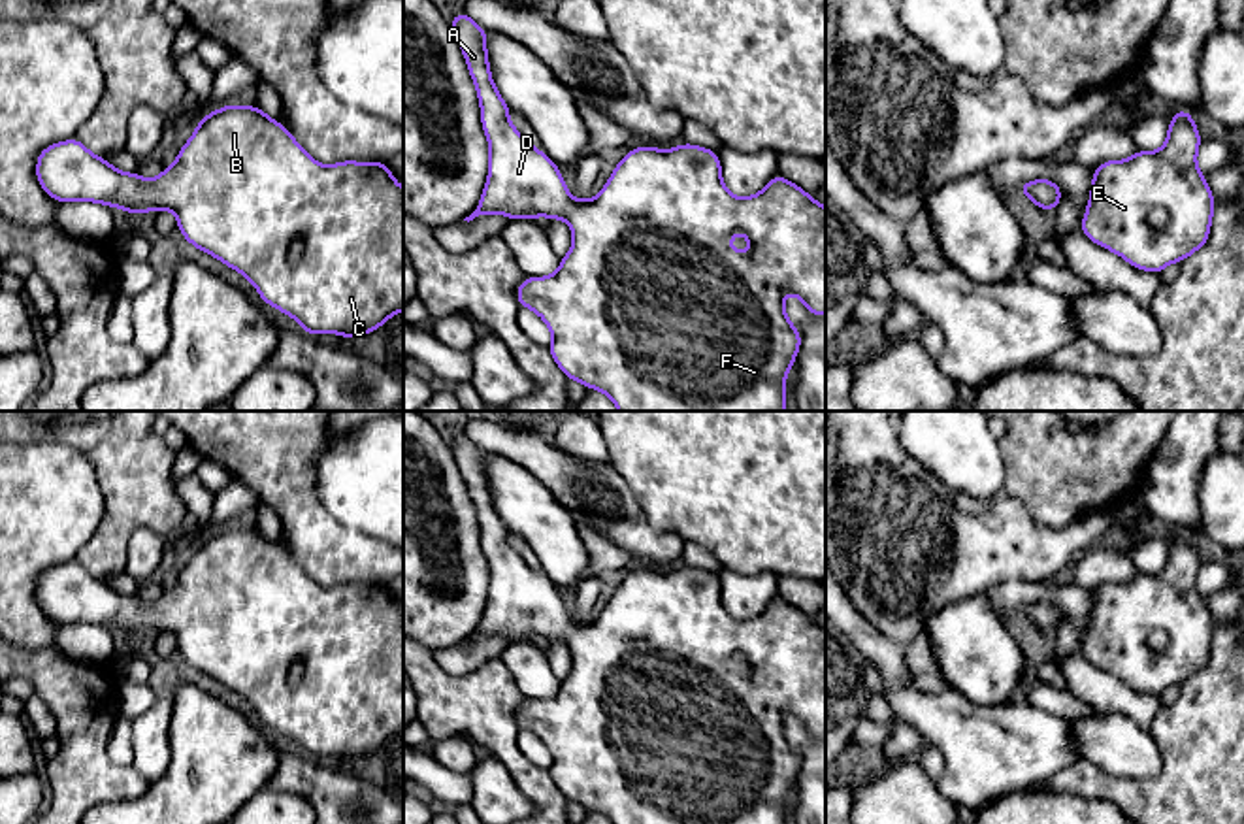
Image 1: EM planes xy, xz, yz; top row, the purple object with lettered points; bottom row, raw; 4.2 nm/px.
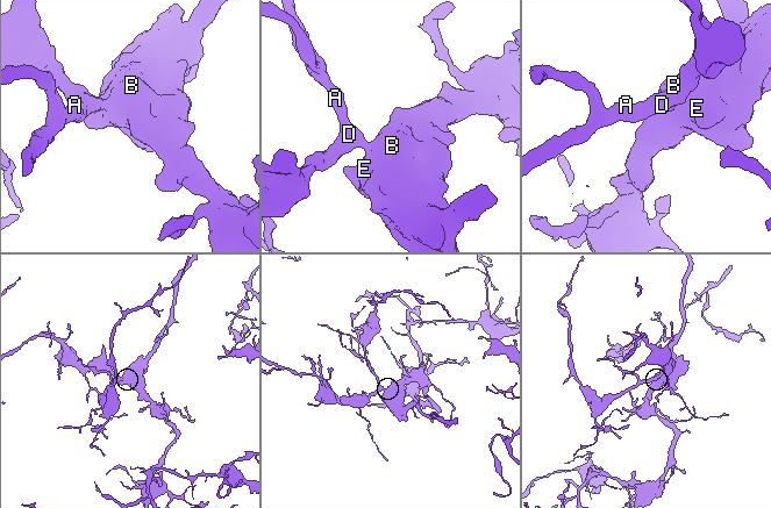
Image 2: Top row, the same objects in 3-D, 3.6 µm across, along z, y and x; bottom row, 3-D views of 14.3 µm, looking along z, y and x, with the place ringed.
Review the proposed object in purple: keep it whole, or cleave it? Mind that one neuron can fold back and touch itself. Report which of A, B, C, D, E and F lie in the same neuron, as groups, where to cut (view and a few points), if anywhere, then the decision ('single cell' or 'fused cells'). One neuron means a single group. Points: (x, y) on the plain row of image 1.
A B C D E F; no cut; single cell

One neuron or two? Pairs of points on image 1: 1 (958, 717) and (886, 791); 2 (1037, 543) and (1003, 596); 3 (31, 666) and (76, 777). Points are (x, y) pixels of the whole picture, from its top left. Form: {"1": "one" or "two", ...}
{"1": "two", "2": "two", "3": "one"}

